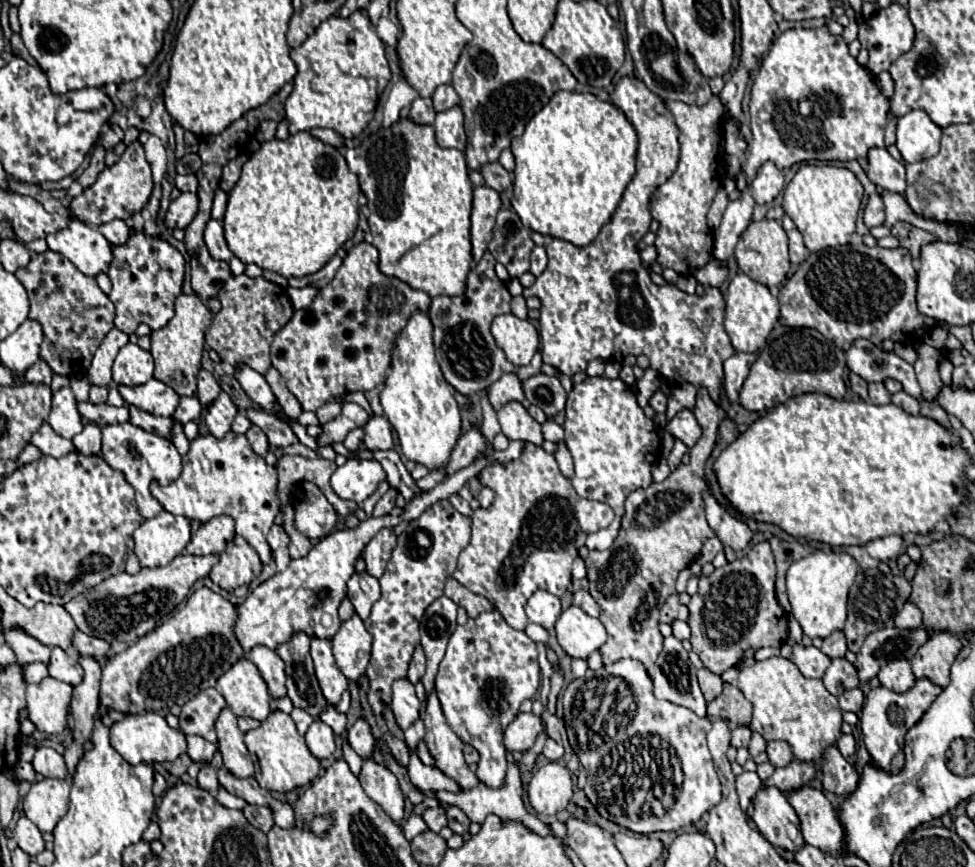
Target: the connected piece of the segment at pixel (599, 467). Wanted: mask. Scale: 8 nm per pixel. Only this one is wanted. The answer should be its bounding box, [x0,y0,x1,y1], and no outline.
[564,376,661,550]

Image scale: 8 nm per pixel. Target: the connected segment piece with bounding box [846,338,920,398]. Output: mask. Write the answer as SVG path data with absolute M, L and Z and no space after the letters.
M866 338L852 342L850 350L846 352L846 364L866 382L882 382L886 378L894 378L904 384L904 390L908 390L908 394L920 398L920 386L912 364L902 360L894 352L882 352Z

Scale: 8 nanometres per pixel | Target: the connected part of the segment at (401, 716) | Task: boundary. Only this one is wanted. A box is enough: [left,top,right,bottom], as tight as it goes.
[392,678,420,730]

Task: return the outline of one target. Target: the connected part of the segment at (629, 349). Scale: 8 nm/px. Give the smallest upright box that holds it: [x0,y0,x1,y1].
[522,76,734,406]

